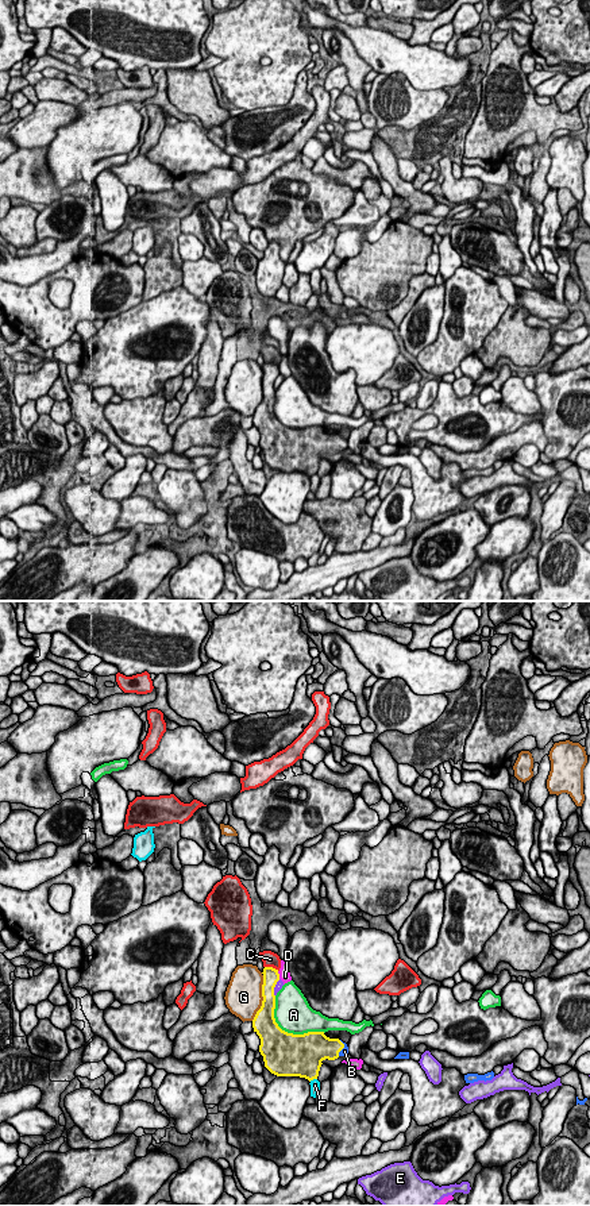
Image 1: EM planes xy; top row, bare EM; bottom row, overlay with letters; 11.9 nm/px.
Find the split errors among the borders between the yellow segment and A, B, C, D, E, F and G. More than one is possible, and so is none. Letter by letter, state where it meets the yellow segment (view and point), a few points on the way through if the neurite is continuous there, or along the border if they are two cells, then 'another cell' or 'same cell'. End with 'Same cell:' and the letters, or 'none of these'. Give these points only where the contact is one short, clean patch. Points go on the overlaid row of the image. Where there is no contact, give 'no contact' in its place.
A: meets yellow in xy at (286, 1032); another cell
B: meets yellow in xy at (342, 1048); runs through xy (322, 1047), (342, 1048), (344, 1051); same cell
C: meets yellow in xy at (272, 967); another cell
D: meets yellow in xy at (278, 975); another cell
E: meets yellow in xy at (274, 986); another cell
F: meets yellow in xy at (312, 1079); another cell
G: meets yellow in xy at (263, 998); another cell
Same cell: B

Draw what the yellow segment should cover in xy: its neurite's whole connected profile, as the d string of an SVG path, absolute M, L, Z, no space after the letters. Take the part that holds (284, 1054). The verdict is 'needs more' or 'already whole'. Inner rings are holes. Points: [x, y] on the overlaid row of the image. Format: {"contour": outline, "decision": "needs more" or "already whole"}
{"contour": "M265 967L262 974L263 1001L252 1020L252 1028L261 1039L259 1052L265 1067L277 1076L300 1076L309 1082L317 1079L321 1061L347 1055L347 1044L327 1037L324 1032L293 1034L282 1030L274 1018L278 970Z", "decision": "needs more"}

